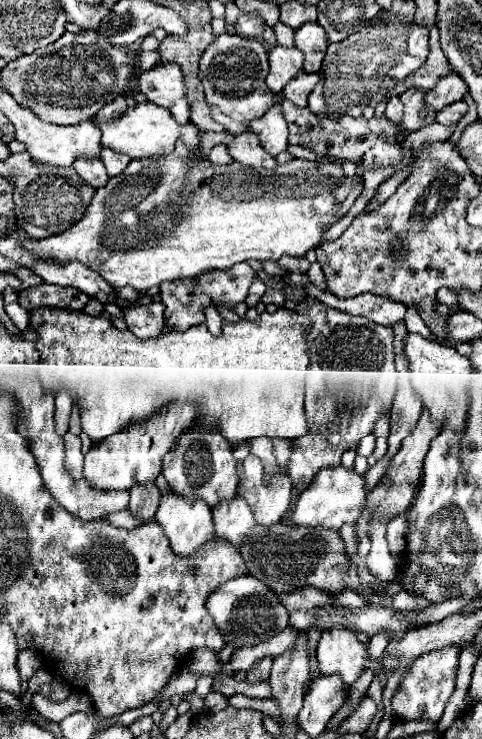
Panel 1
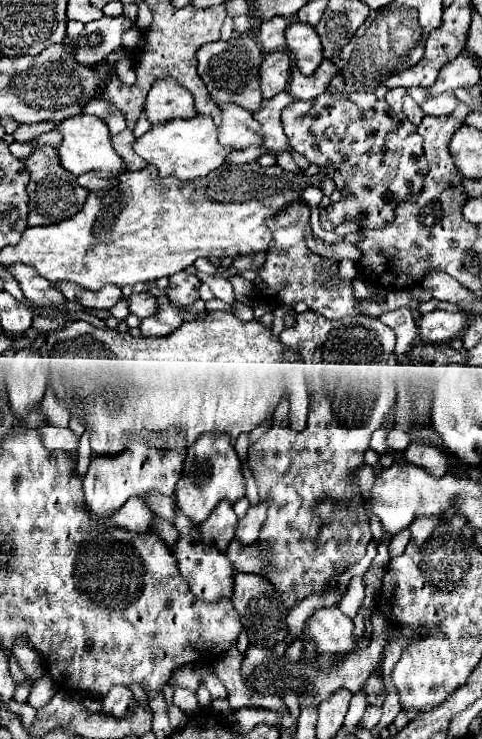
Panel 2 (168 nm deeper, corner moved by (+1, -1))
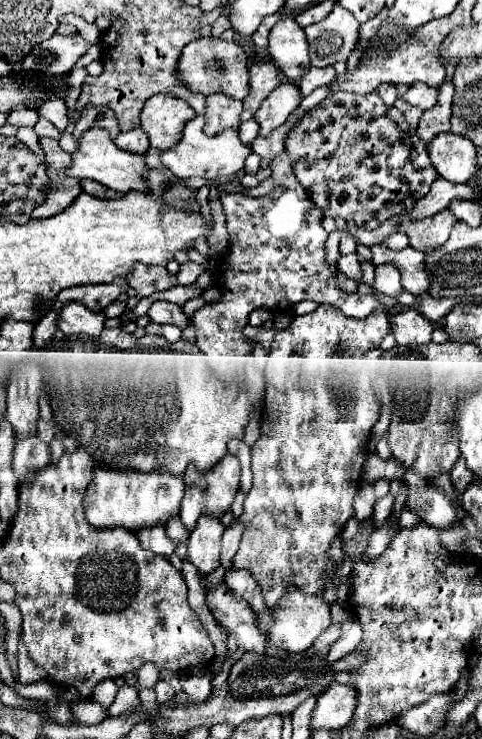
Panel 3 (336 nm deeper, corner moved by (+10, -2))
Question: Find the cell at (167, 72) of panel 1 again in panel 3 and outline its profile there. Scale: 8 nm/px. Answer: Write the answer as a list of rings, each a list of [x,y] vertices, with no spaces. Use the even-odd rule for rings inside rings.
[[[172,94],[152,96],[150,100],[146,100],[140,114],[142,130],[148,134],[150,146],[158,150],[174,146],[180,138],[182,126],[194,116],[196,112],[180,98],[174,98]]]

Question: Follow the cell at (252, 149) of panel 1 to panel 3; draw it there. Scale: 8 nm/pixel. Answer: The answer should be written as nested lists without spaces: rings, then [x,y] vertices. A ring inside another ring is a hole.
[[[212,94],[206,98],[206,136],[216,136],[222,130],[238,130],[240,128],[240,112],[242,102],[232,100],[224,94]]]

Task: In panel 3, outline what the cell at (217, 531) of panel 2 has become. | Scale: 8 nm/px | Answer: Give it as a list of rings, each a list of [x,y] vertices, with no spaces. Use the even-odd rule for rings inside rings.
[[[202,514],[188,538],[188,560],[200,574],[208,574],[220,566],[220,536],[224,532],[222,520]]]

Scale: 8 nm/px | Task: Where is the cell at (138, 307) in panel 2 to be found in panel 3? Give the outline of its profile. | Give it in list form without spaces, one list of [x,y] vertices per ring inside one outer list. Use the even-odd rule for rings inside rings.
[[[154,302],[148,310],[148,318],[156,324],[174,324],[178,328],[184,328],[188,324],[188,318],[182,308],[170,302]]]

